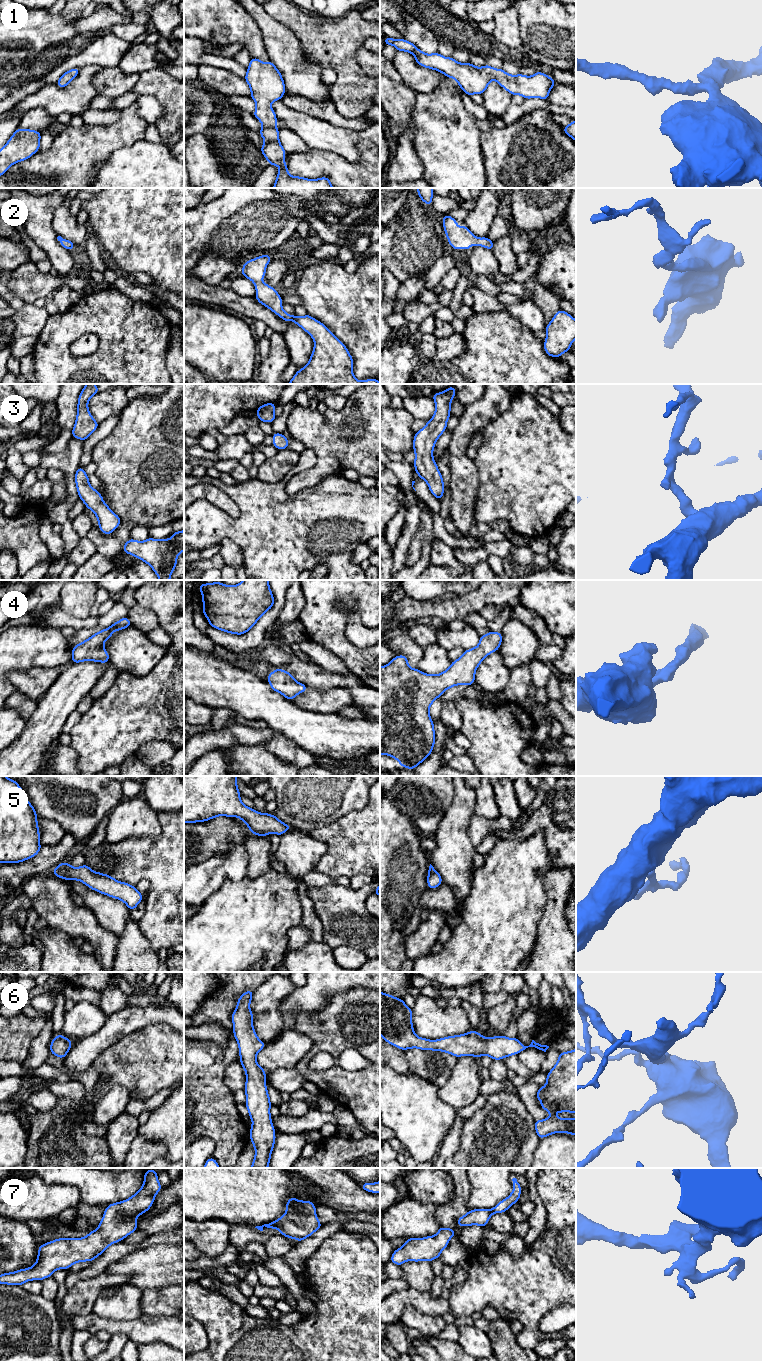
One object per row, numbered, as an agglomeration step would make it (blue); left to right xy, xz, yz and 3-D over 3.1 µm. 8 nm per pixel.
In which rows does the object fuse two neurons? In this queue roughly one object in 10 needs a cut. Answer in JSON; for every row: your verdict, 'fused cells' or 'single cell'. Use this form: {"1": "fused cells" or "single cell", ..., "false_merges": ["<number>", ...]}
{"1": "single cell", "2": "single cell", "3": "single cell", "4": "single cell", "5": "single cell", "6": "single cell", "7": "single cell", "false_merges": []}

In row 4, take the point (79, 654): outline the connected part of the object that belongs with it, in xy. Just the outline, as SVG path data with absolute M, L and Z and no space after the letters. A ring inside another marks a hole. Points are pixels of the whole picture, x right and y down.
M124 617L110 627L93 634L85 641L75 645L72 649L72 663L80 663L87 660L108 663L109 654L104 649L105 641L111 638L114 631L120 631L129 626L131 626L129 618Z

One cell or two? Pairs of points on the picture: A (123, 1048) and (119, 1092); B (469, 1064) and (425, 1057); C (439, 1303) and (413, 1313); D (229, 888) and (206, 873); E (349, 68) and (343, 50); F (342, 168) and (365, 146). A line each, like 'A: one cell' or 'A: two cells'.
A: two cells
B: two cells
C: two cells
D: two cells
E: one cell
F: one cell

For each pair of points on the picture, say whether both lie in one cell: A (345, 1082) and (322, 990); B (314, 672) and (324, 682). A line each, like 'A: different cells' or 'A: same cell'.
A: different cells
B: same cell

